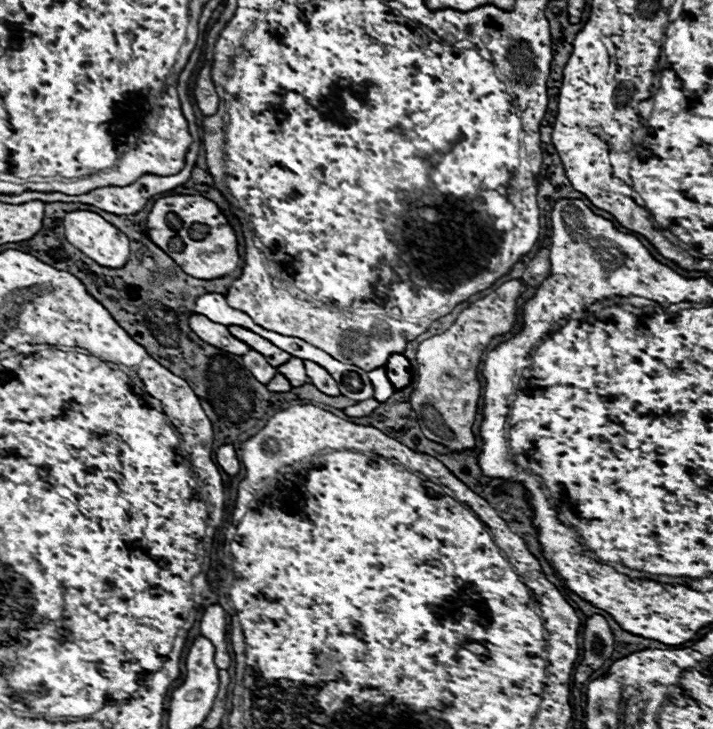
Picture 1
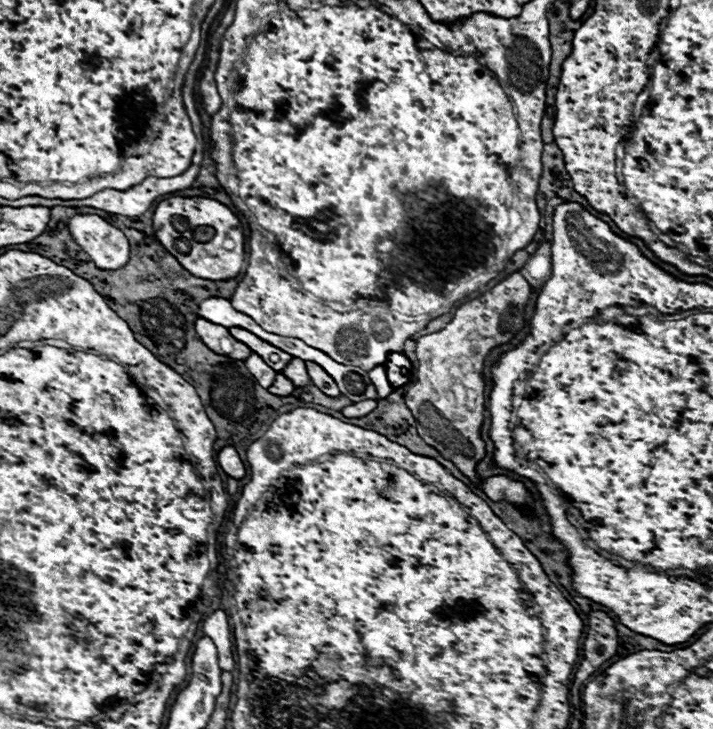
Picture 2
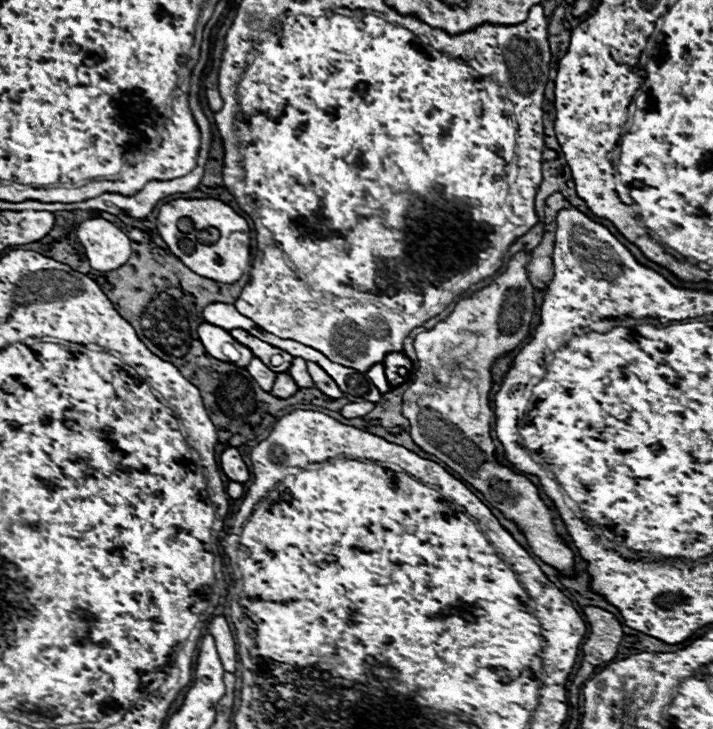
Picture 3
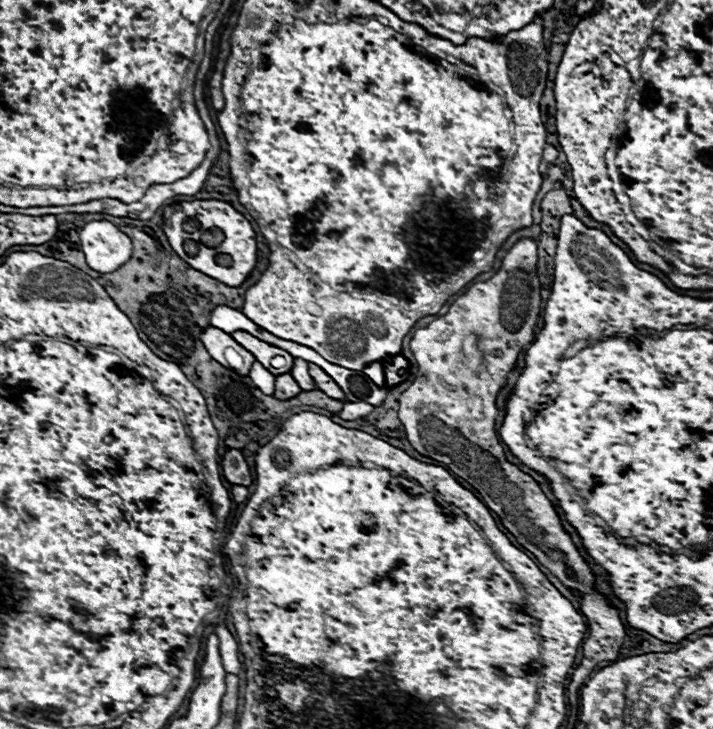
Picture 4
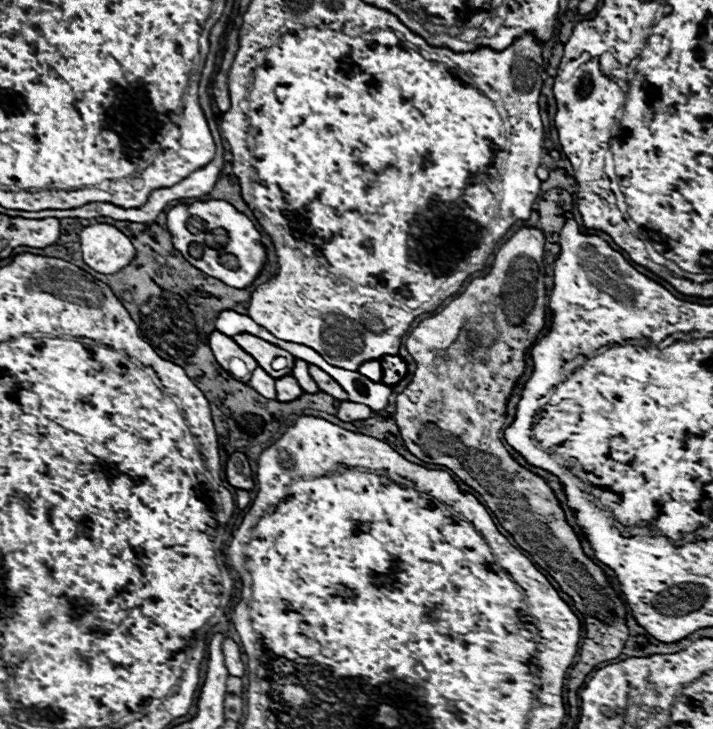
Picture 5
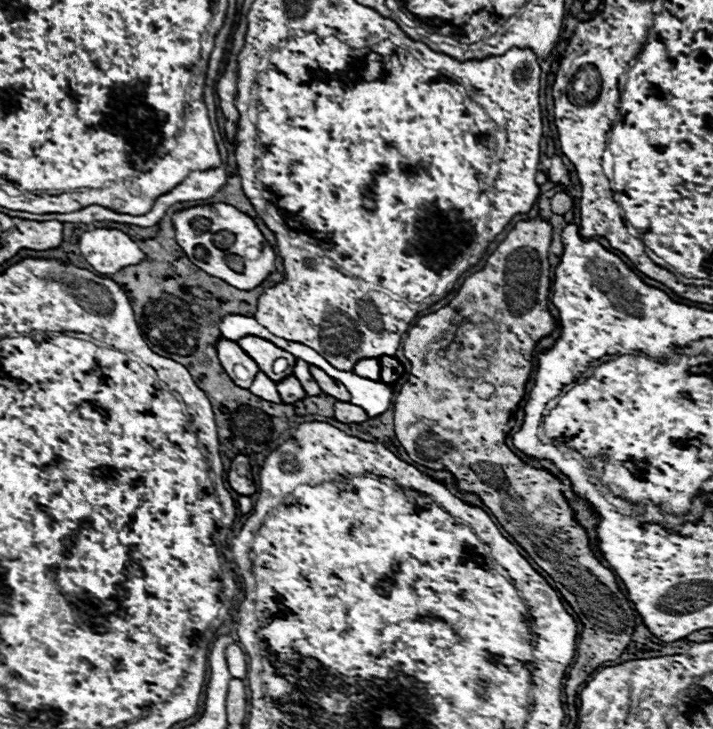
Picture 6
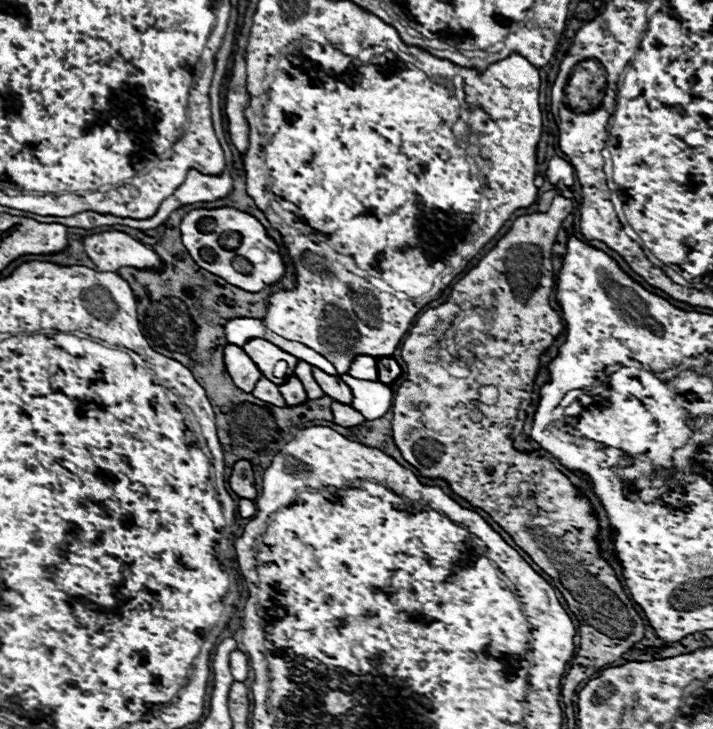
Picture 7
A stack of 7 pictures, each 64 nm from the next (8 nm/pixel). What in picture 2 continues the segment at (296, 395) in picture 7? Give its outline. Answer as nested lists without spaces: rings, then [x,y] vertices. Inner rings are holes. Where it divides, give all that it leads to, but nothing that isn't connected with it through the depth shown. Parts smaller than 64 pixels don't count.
[[[278,372],[278,376],[274,378],[274,382],[272,382],[272,386],[270,386],[268,390],[276,392],[276,394],[280,394],[280,396],[288,396],[288,394],[294,392],[294,384],[292,384],[284,374]]]

